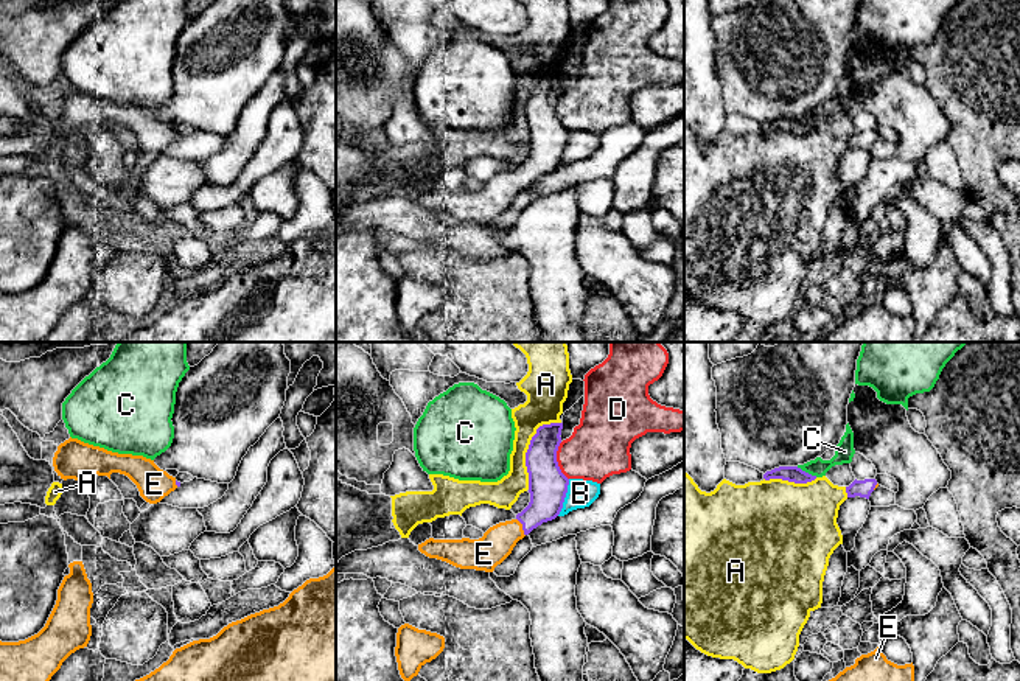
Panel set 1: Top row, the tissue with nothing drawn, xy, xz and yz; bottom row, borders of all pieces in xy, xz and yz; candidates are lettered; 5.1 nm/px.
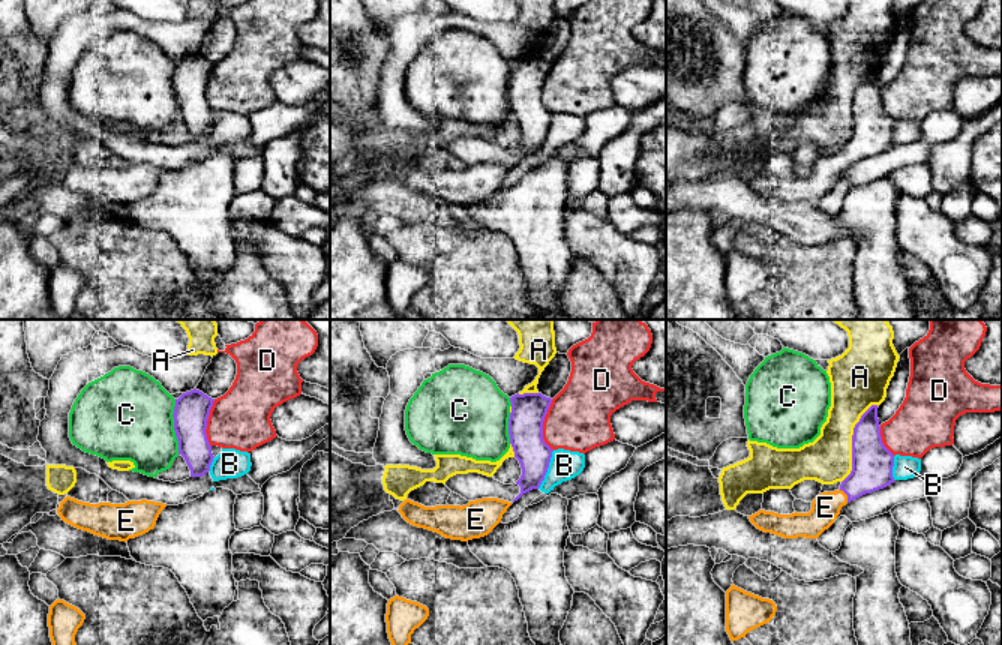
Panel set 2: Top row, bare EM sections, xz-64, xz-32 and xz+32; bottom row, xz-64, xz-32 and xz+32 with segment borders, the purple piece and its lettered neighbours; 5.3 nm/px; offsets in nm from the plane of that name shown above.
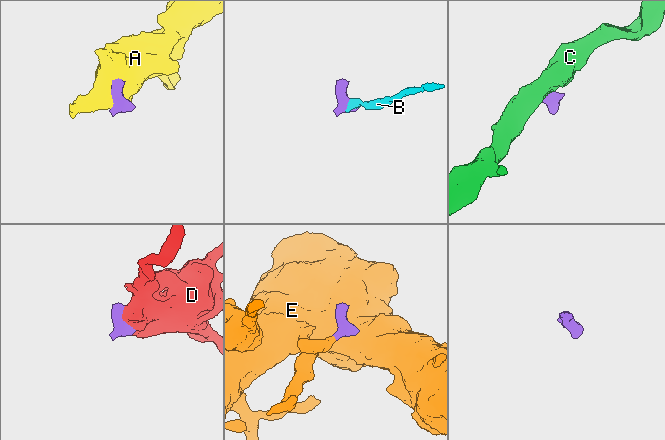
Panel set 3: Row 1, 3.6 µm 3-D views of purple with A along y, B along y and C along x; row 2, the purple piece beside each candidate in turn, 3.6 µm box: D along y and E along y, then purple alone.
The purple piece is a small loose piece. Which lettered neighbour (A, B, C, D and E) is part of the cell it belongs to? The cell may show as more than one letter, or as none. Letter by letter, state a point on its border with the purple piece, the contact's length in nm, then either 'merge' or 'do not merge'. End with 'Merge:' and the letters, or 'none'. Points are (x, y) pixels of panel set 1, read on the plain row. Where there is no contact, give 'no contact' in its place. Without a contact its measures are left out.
A: meets purple in xz at (529, 100); contact 400 nm long; do not merge
B: meets purple in xz at (565, 148); contact 200 nm long; do not merge
C: meets purple in yz at (807, 125); contact 120 nm long; do not merge
D: meets purple in xz at (555, 112); contact 200 nm long; do not merge
E: meets purple in xz at (523, 179); contact 100 nm long; merge
Merge: E

